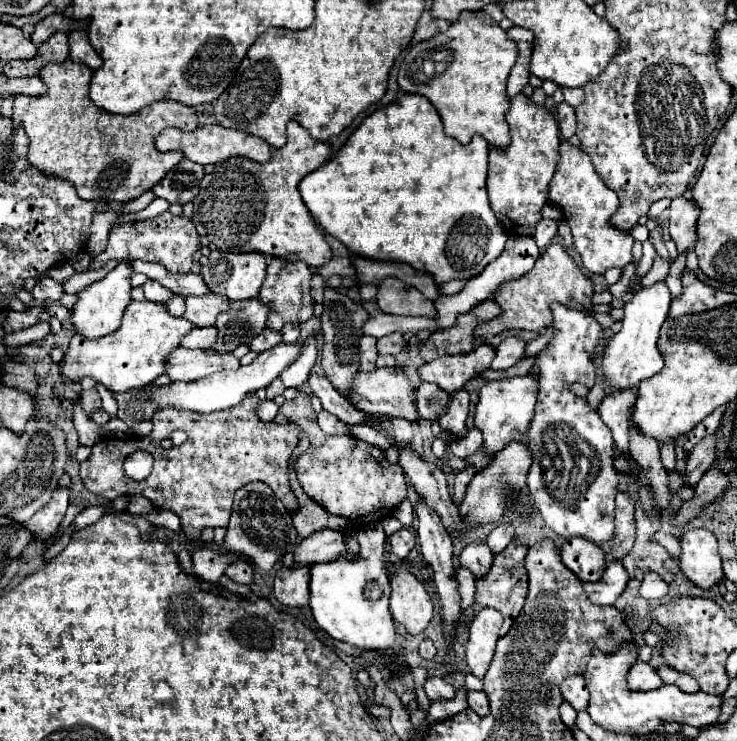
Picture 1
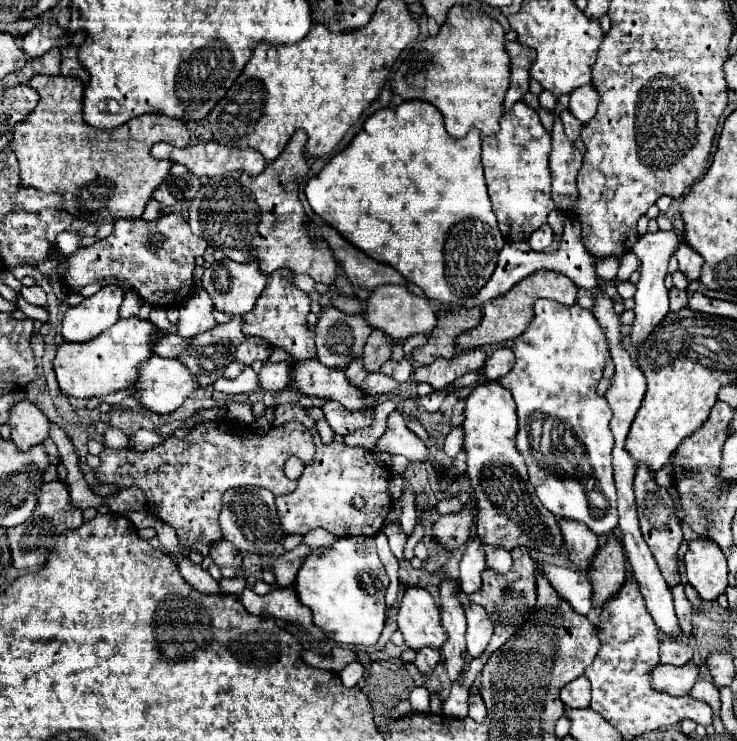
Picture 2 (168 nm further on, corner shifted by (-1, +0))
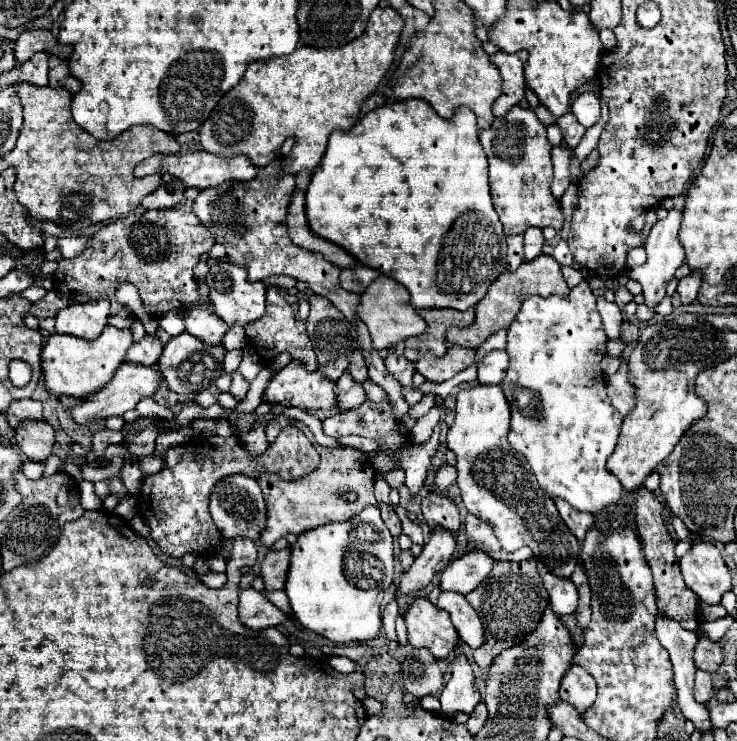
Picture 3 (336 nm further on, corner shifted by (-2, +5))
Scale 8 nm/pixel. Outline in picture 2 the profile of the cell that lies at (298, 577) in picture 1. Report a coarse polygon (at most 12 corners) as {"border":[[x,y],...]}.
{"border":[[245,588],[241,602],[251,614],[267,614],[305,626],[316,641],[327,637],[312,622],[295,588],[257,596]]}

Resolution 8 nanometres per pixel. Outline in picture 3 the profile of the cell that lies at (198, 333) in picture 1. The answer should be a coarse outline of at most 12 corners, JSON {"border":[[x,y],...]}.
{"border":[[156,335],[128,349],[124,363],[154,365],[162,353]]}

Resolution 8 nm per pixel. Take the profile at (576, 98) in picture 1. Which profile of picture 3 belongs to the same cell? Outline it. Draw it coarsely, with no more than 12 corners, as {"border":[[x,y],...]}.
{"border":[[582,93],[572,113],[586,127],[600,119],[596,93]]}

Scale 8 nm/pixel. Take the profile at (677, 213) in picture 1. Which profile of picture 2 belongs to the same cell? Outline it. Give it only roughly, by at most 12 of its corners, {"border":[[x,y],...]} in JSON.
{"border":[[683,240],[675,252],[679,270],[697,280],[703,258]]}

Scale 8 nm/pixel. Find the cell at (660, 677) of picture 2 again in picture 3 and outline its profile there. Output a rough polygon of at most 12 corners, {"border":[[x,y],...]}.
{"border":[[696,671],[694,695],[696,701],[706,703],[712,697],[712,675]]}

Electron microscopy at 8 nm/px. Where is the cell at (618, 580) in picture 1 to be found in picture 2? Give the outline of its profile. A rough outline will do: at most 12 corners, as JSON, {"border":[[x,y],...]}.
{"border":[[541,566],[551,586],[587,614],[593,586],[583,572]]}

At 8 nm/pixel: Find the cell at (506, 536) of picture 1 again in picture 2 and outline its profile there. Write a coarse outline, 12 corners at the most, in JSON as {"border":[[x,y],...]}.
{"border":[[485,546],[487,568],[505,574],[511,554],[501,546]]}

